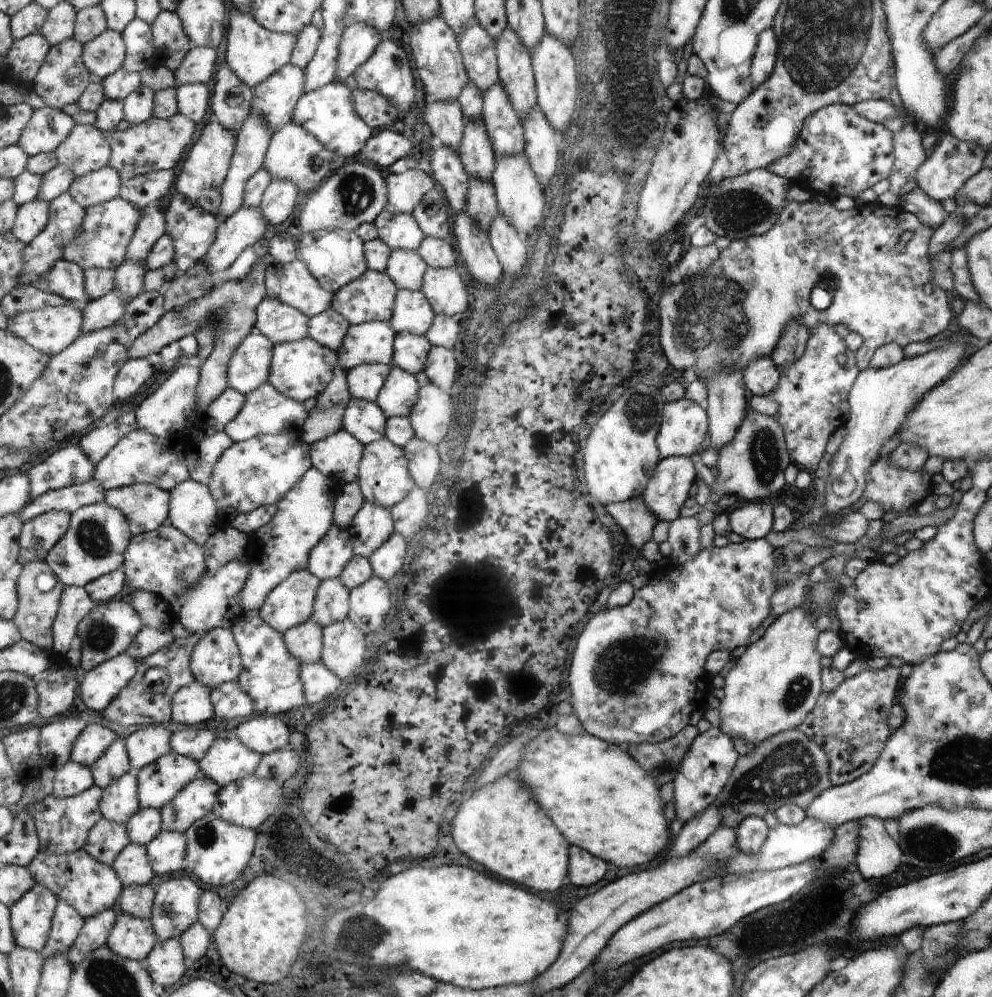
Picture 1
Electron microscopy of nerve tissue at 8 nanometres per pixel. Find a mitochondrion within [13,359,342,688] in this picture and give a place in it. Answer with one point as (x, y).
(92, 536)

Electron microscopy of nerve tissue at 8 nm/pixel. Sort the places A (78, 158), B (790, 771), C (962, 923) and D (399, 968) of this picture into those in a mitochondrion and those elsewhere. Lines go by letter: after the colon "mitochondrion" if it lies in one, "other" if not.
A: mitochondrion
B: mitochondrion
C: other
D: other

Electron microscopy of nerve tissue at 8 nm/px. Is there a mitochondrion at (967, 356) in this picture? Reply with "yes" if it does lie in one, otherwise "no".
no

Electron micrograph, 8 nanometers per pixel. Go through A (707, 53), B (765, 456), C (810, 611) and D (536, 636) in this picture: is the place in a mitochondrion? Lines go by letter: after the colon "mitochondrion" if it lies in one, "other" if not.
A: other
B: mitochondrion
C: other
D: other

